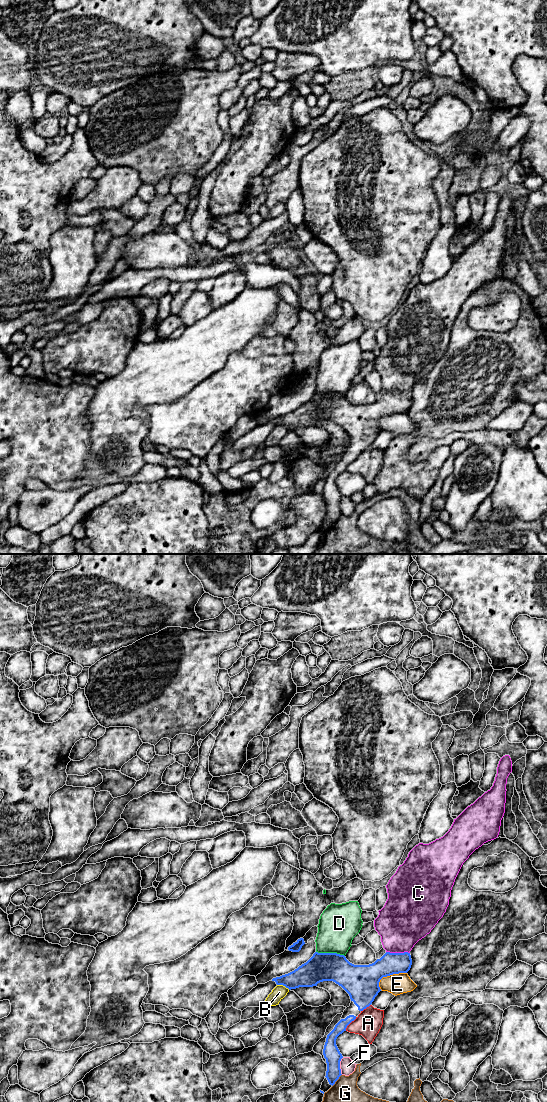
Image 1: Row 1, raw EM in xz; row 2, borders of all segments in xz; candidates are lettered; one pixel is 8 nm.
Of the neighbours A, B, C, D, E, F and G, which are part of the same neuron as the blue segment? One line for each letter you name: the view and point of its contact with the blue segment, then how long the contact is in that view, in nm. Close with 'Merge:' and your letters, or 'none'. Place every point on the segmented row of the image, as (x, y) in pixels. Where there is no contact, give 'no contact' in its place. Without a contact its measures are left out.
Merge: none

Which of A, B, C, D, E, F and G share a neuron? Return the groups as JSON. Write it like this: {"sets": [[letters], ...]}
{"sets": [["A"], ["B"], ["C"], ["D"], ["E"], ["F"], ["G"]]}

